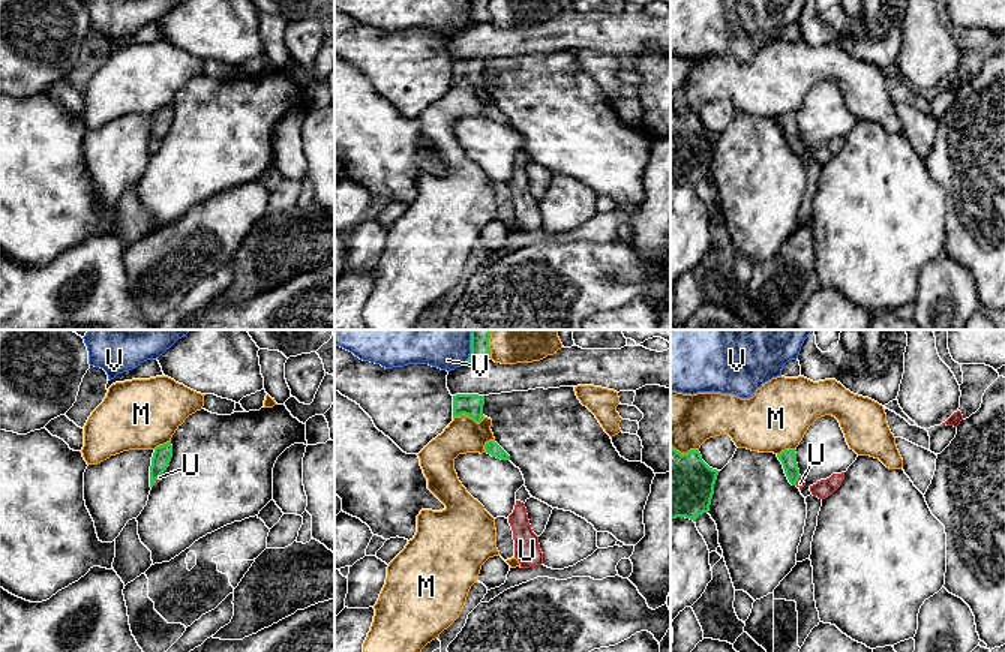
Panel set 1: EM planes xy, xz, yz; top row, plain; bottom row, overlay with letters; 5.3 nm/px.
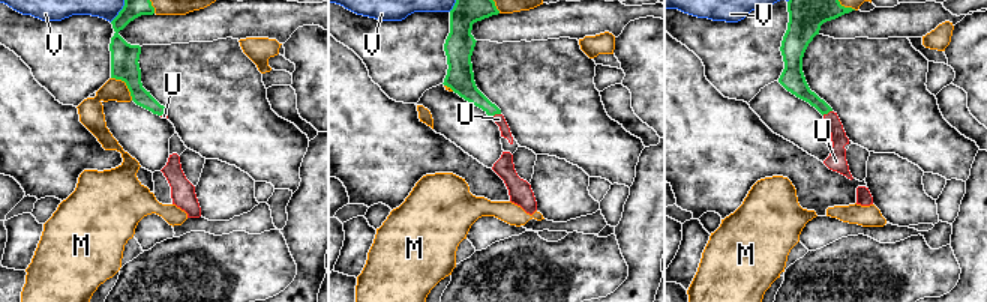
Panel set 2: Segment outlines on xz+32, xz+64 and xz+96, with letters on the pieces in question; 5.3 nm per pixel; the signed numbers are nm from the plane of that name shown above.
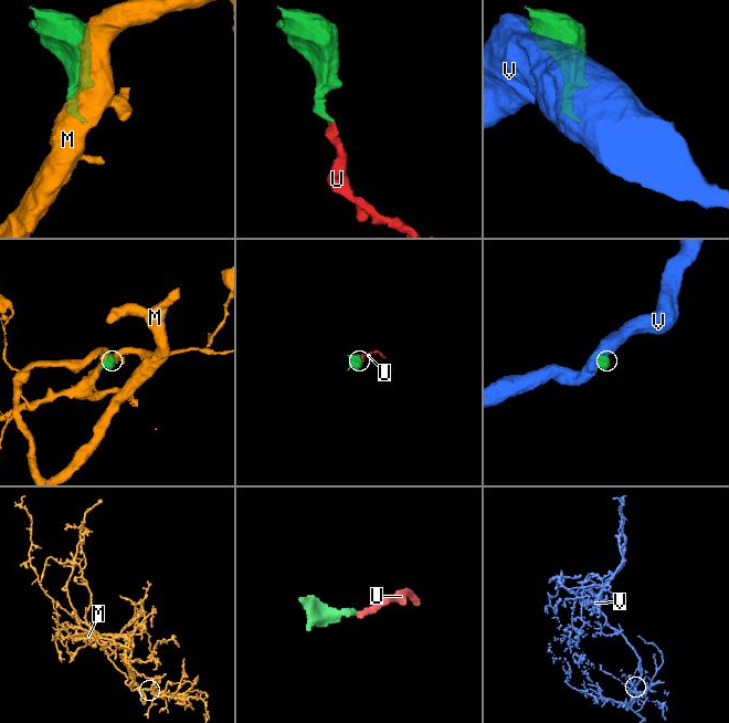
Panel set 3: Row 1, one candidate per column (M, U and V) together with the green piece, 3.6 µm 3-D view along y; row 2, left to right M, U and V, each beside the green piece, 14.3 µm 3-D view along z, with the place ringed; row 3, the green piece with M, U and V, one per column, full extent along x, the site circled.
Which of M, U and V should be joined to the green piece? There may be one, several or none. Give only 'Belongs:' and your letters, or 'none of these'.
Belongs: U

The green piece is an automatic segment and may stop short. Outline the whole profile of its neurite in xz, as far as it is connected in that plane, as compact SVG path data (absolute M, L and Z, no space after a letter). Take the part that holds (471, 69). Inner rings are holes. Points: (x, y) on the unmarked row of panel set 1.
M456 58L453 60L453 81L468 79L476 87L483 84L484 60Z

